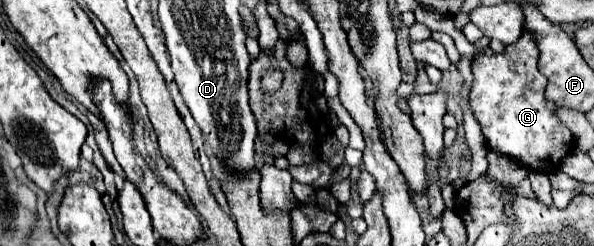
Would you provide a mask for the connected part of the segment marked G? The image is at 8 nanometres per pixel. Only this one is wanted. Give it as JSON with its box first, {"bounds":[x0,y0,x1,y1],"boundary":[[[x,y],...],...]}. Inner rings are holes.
{"bounds":[471,32,573,174],"boundary":[[[523,32],[521,40],[507,46],[503,54],[497,56],[479,56],[473,60],[473,88],[471,88],[471,106],[475,112],[475,118],[479,120],[483,128],[483,136],[487,142],[491,142],[491,150],[497,154],[505,154],[517,162],[521,162],[529,170],[543,170],[547,174],[557,172],[561,166],[561,158],[573,150],[573,136],[571,130],[565,128],[559,118],[555,116],[555,104],[549,102],[543,92],[547,86],[547,78],[537,70],[539,50],[533,34]]]}

